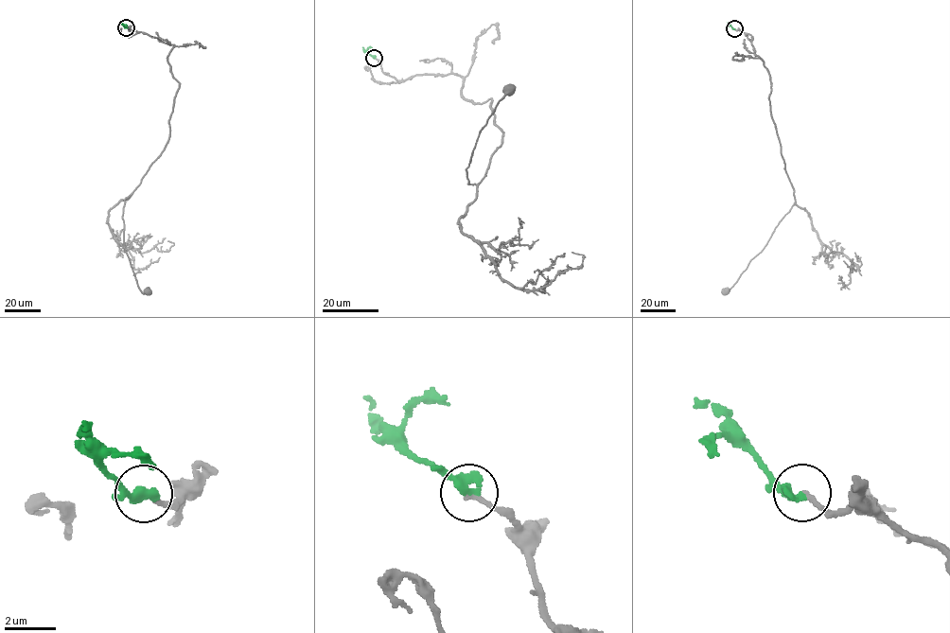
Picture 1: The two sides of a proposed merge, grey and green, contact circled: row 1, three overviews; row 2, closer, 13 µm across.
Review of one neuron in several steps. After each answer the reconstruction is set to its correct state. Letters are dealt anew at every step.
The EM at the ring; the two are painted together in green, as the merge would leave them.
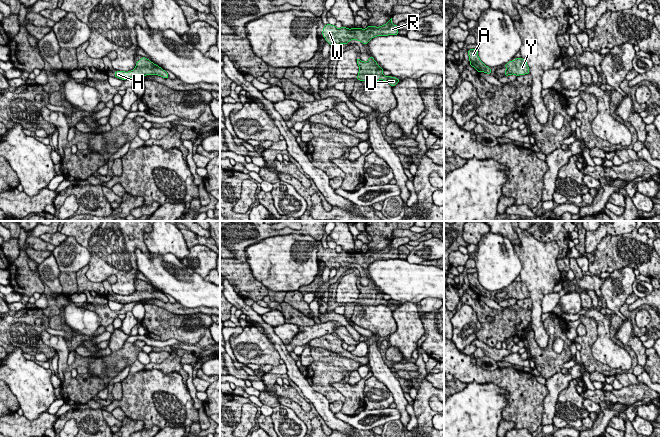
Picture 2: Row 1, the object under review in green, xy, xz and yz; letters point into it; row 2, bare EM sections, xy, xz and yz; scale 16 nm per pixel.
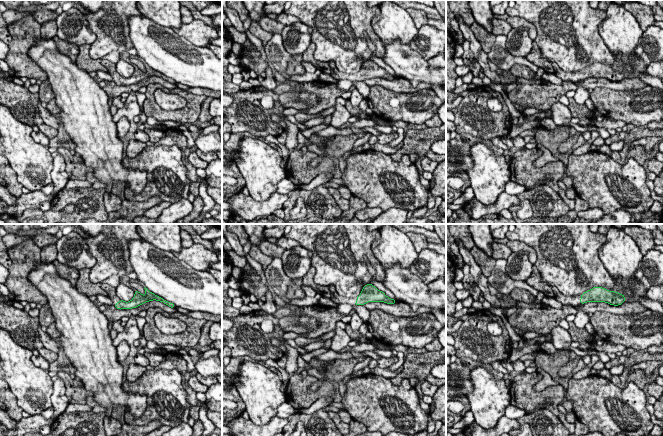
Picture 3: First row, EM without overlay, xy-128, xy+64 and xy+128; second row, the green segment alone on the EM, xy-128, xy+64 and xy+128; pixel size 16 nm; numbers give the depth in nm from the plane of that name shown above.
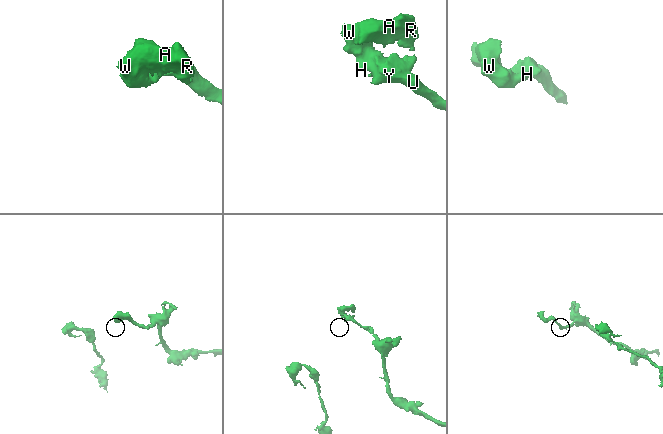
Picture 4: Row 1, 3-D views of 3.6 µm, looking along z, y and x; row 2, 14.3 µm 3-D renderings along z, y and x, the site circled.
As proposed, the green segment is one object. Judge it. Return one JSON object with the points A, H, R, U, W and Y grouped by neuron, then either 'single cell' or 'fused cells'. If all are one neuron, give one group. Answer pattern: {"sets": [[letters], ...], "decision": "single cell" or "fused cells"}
{"sets": [["A", "H", "R", "U", "W", "Y"]], "decision": "single cell"}

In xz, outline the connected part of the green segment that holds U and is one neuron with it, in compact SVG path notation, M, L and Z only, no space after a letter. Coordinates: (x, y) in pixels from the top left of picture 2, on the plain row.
M370 280L367 286L363 286L359 282L356 282L356 284L360 292L357 304L360 305L383 304L389 306L392 311L398 308L400 303L394 302L392 300L388 301L383 299L383 293L379 290L379 288L376 287L376 285L372 280Z

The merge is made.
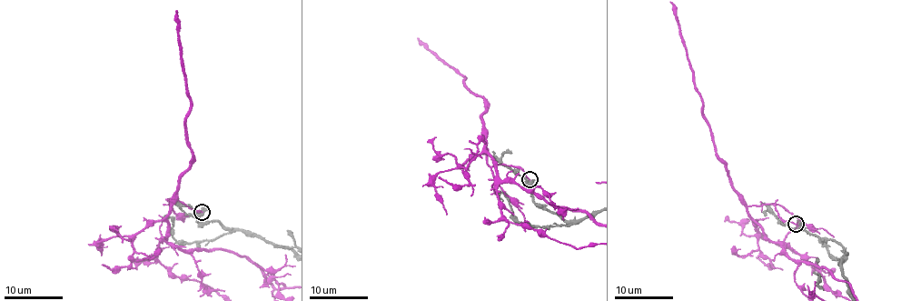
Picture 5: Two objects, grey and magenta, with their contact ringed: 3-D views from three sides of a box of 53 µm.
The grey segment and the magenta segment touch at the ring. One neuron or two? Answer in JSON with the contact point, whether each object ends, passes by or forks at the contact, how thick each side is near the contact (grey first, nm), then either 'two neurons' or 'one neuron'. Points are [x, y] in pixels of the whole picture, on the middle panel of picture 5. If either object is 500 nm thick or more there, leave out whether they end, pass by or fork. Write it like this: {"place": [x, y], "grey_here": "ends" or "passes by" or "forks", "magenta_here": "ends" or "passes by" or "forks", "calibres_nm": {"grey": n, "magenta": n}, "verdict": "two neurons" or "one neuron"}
{"place": [529, 179], "grey_here": "passes by", "magenta_here": "ends", "calibres_nm": {"grey": 480, "magenta": 110}, "verdict": "two neurons"}

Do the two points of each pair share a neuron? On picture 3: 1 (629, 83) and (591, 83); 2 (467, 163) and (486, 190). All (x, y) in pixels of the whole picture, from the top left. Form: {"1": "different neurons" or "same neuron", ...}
{"1": "same neuron", "2": "different neurons"}

